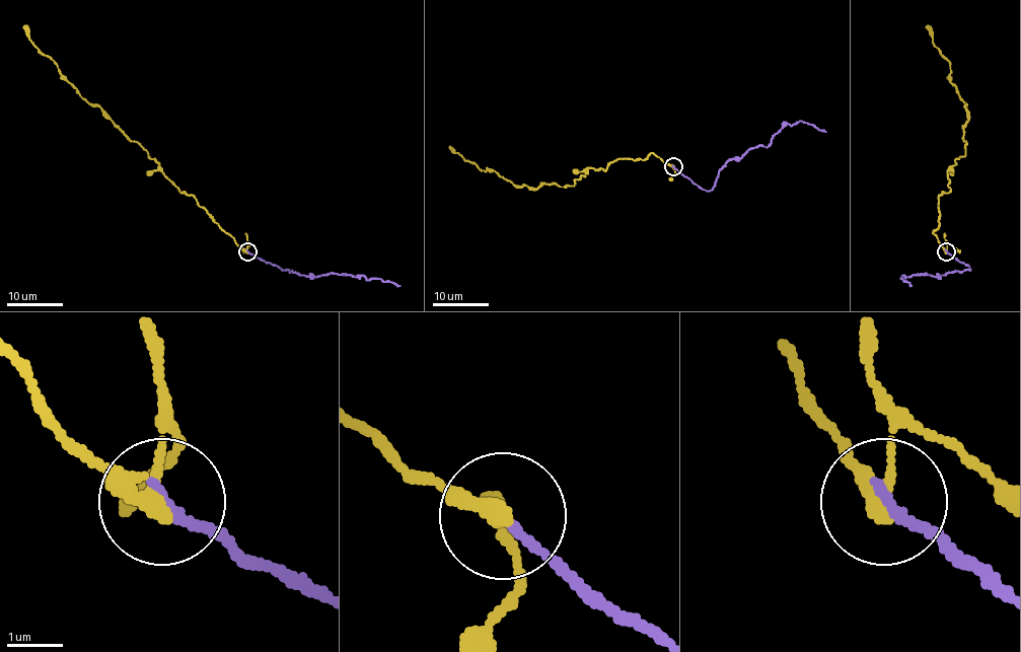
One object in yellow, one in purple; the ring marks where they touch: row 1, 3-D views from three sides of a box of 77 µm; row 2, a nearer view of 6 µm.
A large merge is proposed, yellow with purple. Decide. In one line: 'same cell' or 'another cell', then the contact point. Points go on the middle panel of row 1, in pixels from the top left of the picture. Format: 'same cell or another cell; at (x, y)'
same cell; at (673, 166)

